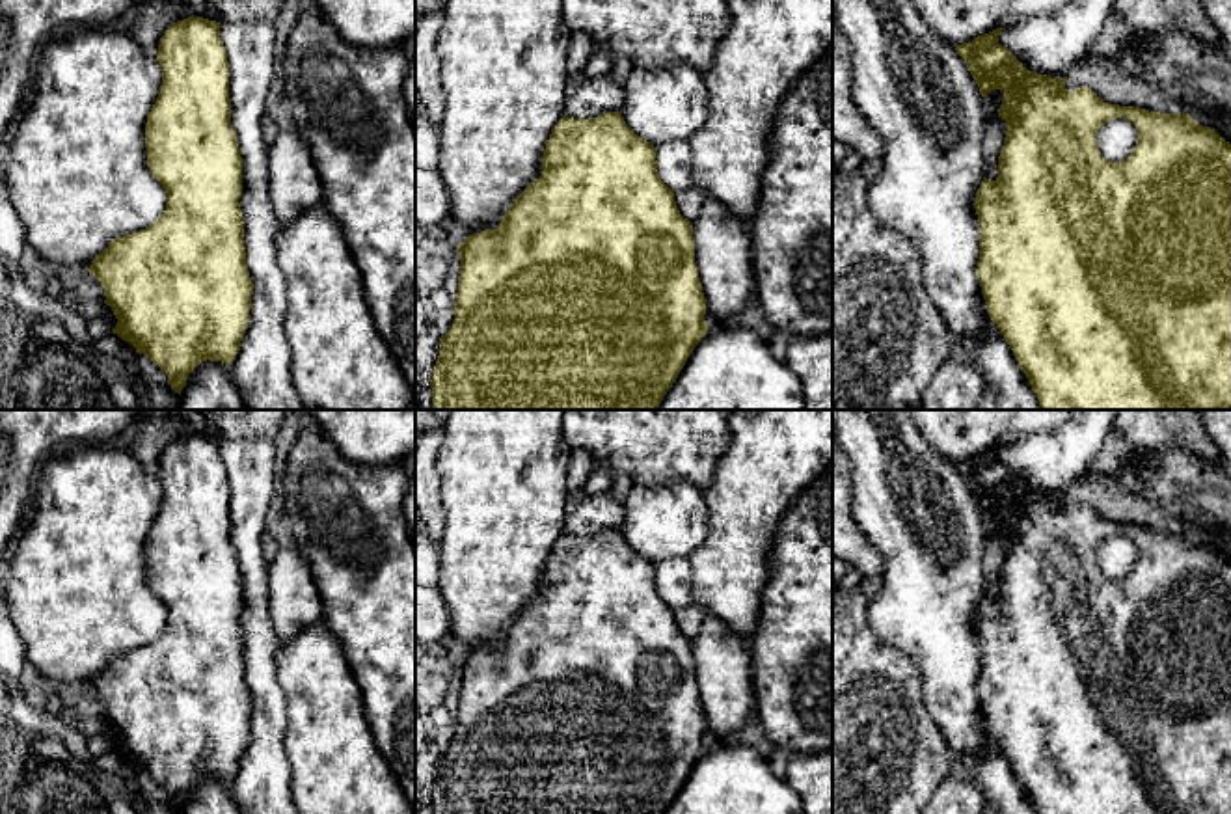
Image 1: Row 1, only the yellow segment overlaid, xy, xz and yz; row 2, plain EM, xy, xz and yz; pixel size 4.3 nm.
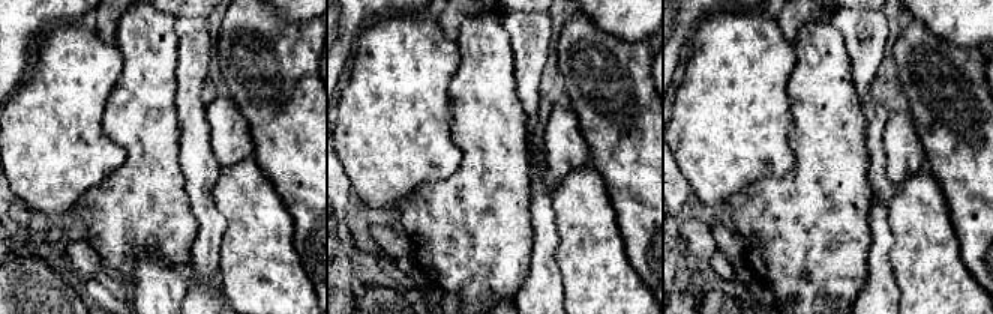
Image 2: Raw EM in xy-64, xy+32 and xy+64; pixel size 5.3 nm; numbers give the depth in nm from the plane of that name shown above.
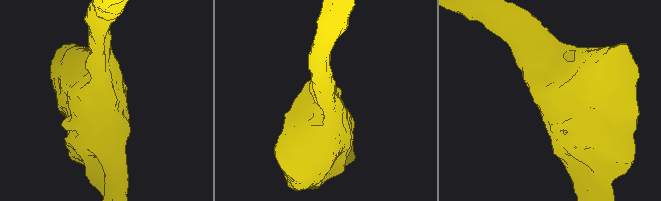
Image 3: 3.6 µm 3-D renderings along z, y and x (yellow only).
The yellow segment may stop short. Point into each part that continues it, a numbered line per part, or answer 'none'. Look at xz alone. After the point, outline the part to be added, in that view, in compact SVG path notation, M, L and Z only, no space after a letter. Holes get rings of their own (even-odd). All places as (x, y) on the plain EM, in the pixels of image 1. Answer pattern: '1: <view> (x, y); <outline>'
none

